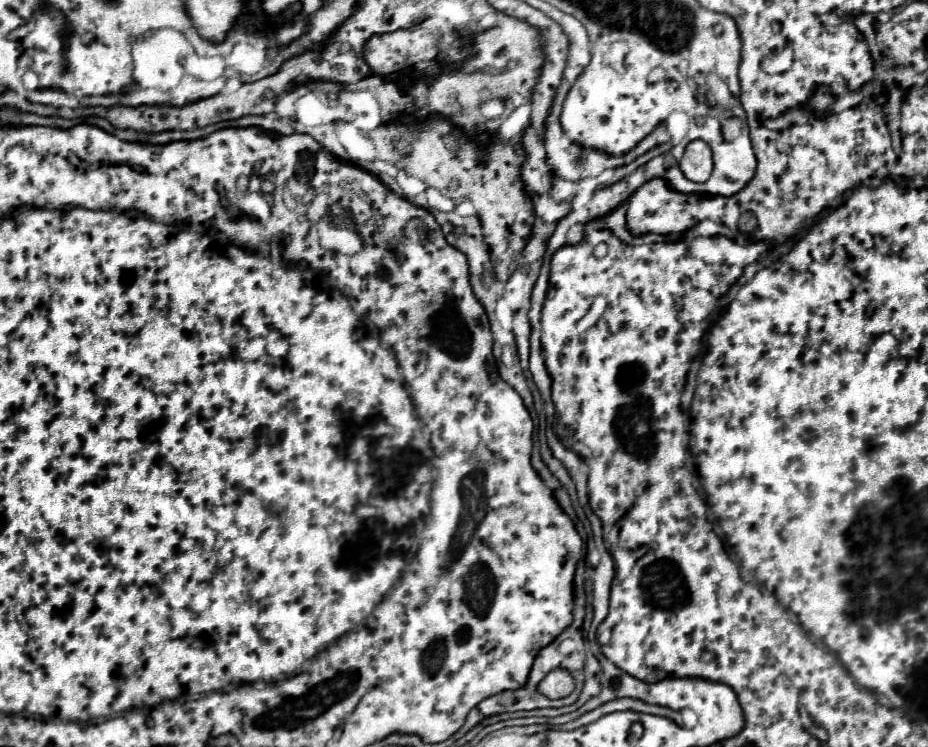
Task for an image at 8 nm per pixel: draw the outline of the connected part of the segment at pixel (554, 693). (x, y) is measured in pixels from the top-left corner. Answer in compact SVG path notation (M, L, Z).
M546 677L538 683L538 691L542 695L546 695L548 699L560 699L566 697L574 691L574 681L572 679L554 679L554 677Z

